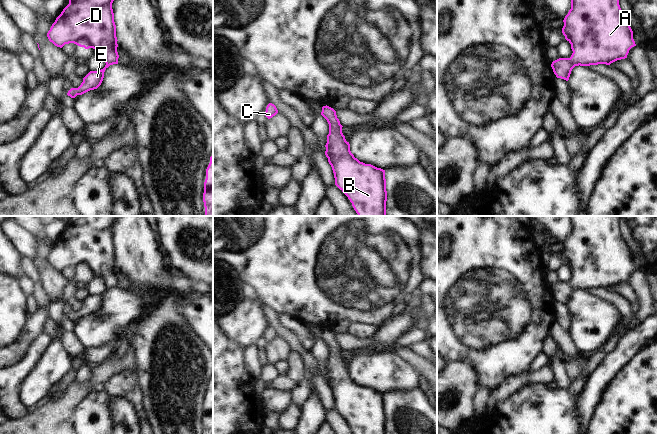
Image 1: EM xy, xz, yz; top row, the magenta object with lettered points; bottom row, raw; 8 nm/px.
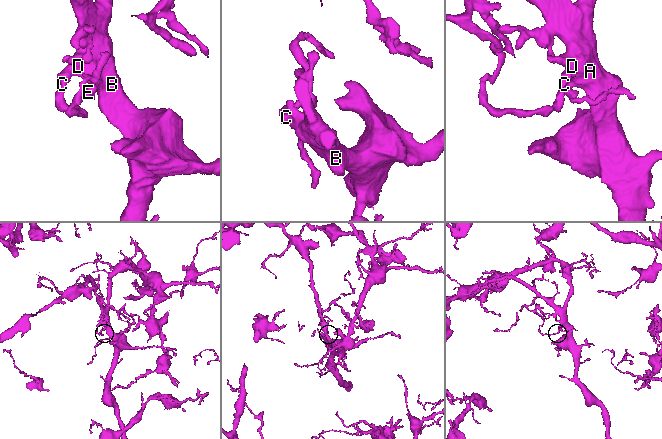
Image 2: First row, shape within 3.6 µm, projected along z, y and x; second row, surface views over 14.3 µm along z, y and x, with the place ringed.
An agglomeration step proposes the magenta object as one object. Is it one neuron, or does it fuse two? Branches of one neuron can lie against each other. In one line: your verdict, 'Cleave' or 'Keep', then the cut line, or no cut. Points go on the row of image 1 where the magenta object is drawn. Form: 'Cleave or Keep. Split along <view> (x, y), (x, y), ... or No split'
Keep. No split.

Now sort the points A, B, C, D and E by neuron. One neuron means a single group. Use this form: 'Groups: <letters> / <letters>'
Groups: A B C D E.

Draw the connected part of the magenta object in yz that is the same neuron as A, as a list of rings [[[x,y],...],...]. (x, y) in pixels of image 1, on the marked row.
[[[571,0],[571,9],[565,16],[562,33],[571,44],[573,51],[570,58],[559,58],[552,62],[551,67],[557,78],[569,80],[575,66],[590,66],[598,64],[610,65],[611,63],[627,58],[629,50],[636,46],[633,31],[626,18],[621,13],[619,0]]]

